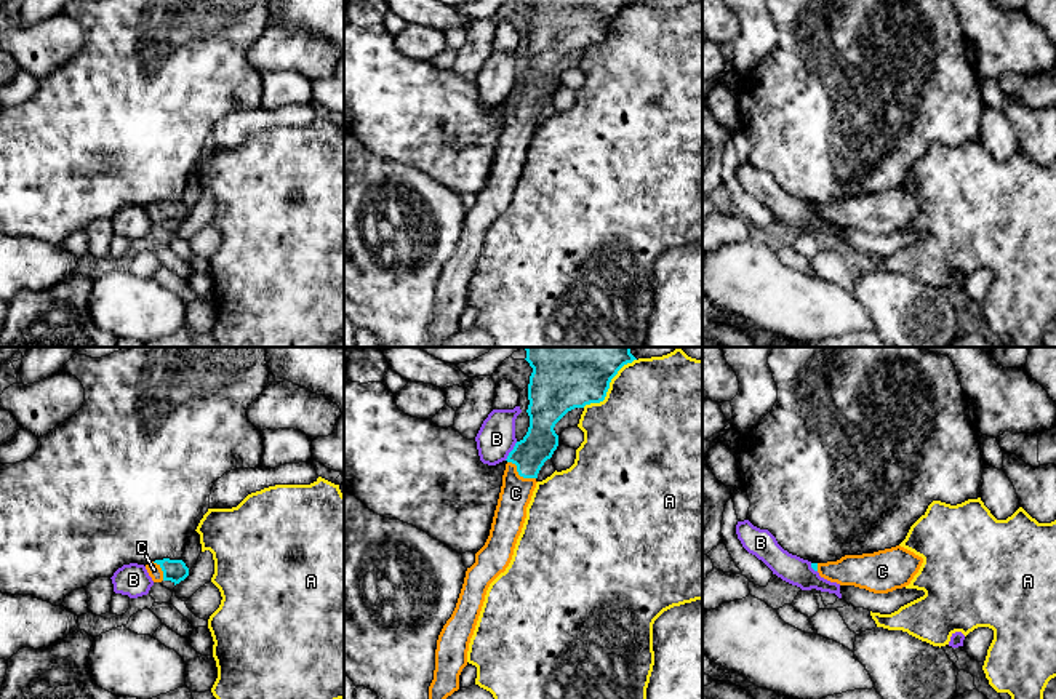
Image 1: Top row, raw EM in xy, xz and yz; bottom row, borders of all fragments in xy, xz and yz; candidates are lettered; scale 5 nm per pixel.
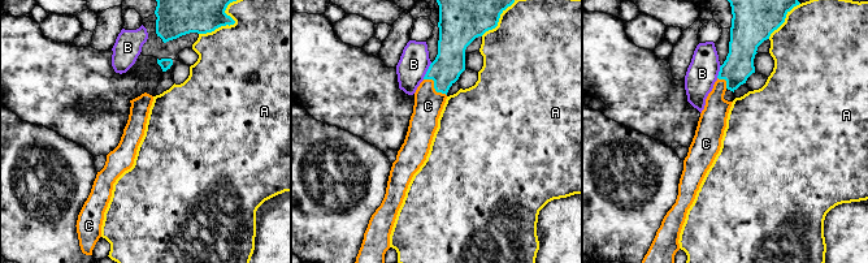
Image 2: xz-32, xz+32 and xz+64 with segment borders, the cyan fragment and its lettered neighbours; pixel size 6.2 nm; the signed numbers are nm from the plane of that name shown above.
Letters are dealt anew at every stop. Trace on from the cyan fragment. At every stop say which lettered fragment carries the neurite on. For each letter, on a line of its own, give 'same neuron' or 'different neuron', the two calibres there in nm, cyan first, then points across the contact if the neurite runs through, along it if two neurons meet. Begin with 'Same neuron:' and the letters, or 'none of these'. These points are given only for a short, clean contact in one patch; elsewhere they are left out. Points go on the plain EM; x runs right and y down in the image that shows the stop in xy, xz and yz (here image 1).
Same neuron: C
A: different neuron | 280/500 nm
B: different neuron | 170/190 nm
C: same neuron | 170/160 nm | across xz (538, 87), (528, 96), (519, 115), (516, 135)

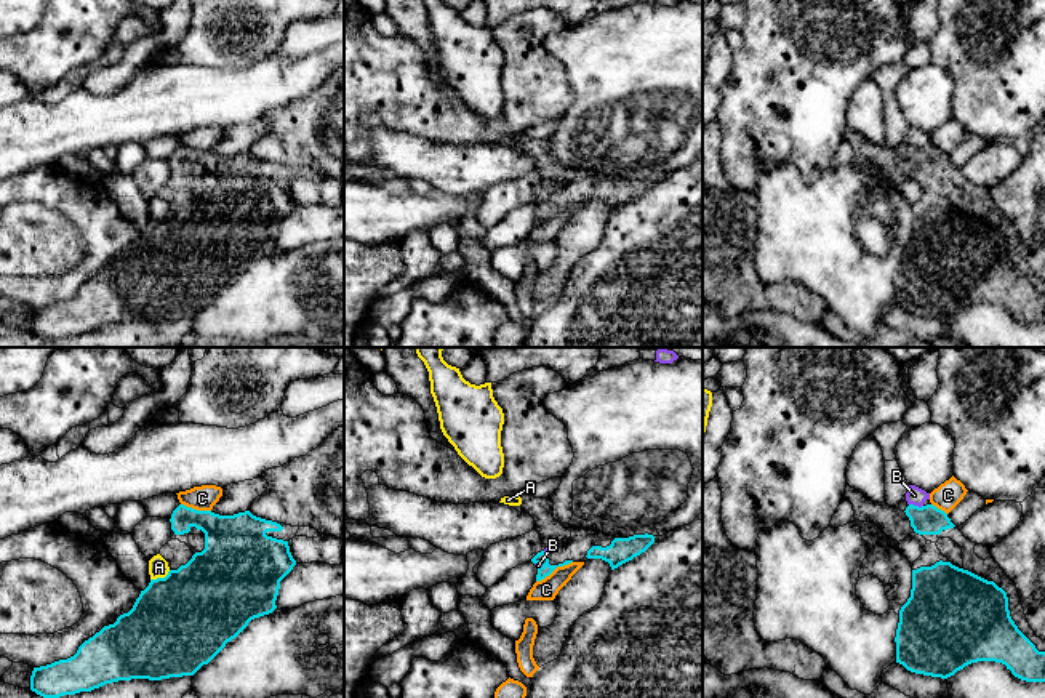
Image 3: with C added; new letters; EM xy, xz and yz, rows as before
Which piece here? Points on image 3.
Same neuron: none of these
A: different neuron | 480/100 nm | along xy (170, 212), (164, 218), (151, 221)
B: different neuron | 150/90 nm | along yz (909, 144), (922, 148)
C: different neuron | 60/110 nm

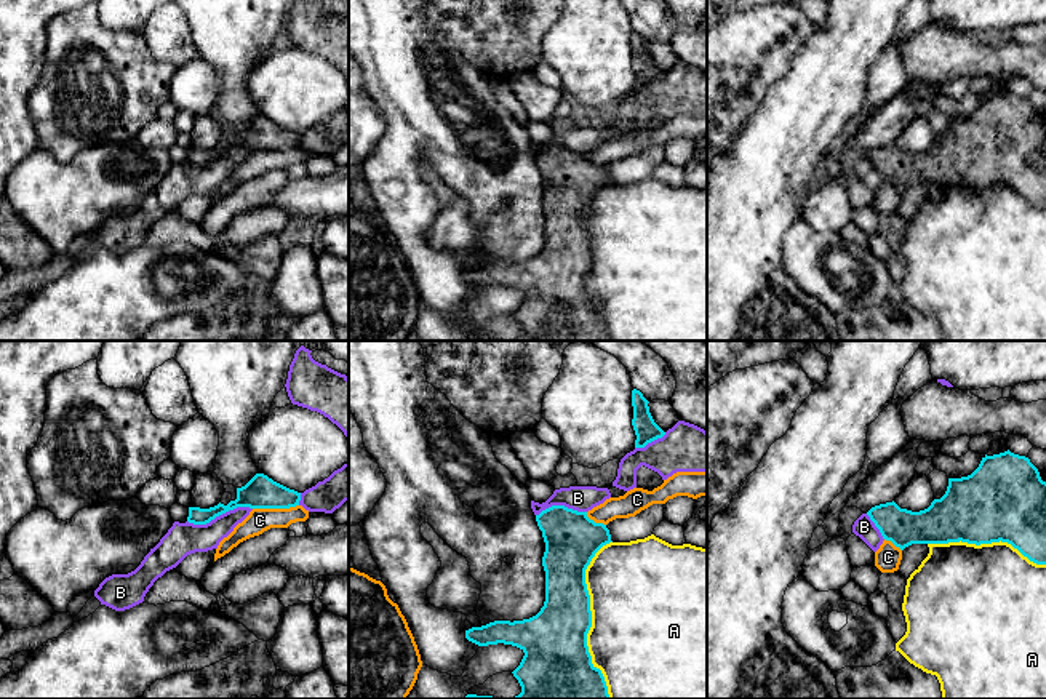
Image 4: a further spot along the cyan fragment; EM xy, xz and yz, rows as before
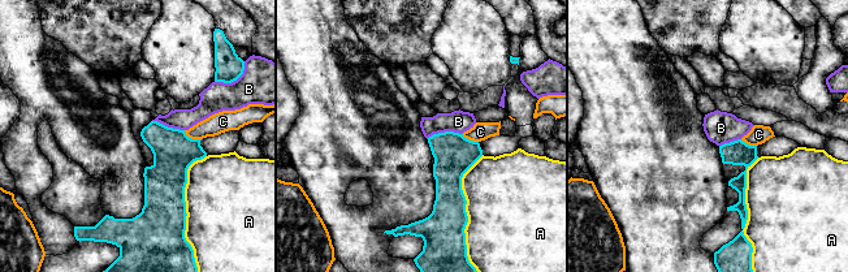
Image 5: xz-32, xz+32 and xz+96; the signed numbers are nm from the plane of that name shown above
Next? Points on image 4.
Same neuron: B
A: different neuron | 320/500 nm
B: same neuron | 160/160 nm
C: different neuron | 160/120 nm

